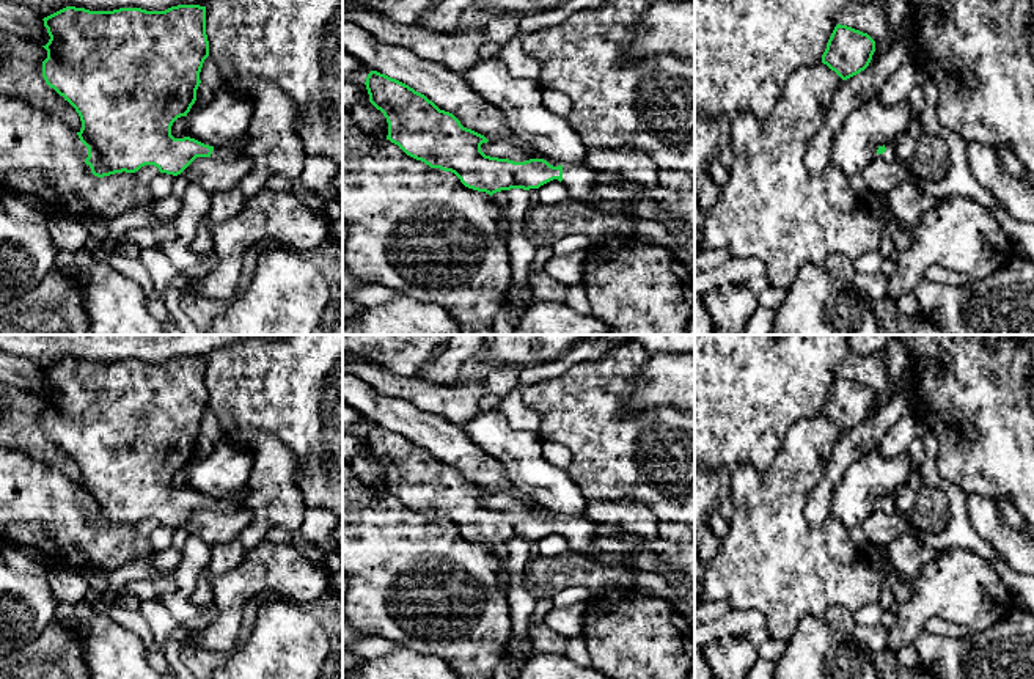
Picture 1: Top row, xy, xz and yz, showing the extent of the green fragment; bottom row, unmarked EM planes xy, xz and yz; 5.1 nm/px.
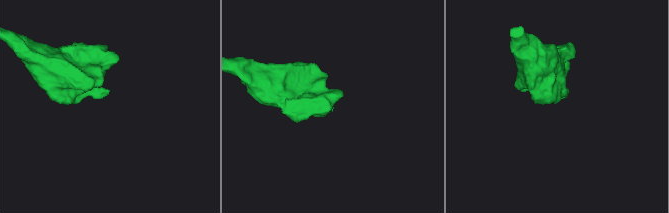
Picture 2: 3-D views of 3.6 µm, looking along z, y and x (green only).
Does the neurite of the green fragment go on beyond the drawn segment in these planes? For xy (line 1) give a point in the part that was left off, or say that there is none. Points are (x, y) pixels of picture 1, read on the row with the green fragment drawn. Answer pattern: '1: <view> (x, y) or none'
1: xy (230, 153)

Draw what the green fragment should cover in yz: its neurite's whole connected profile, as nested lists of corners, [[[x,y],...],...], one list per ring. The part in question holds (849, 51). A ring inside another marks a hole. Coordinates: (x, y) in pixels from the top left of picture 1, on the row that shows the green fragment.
[[[838,24],[822,55],[822,63],[847,80],[864,71],[875,52],[875,41],[860,30]]]

